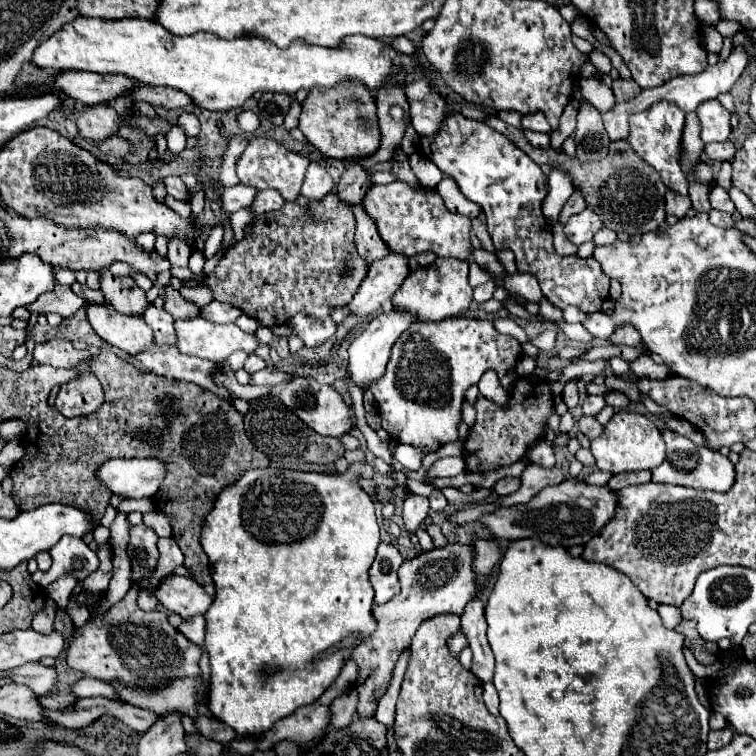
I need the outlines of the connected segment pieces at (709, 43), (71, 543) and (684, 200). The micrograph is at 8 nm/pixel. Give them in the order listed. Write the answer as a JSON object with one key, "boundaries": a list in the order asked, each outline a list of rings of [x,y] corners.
{"boundaries":[[[[705,26],[703,28],[703,46],[705,46],[705,50],[719,54],[723,48],[723,36],[713,26]]],[[[63,536],[49,552],[53,558],[53,566],[47,572],[33,574],[33,580],[43,588],[47,588],[53,580],[63,578],[65,574],[83,580],[91,572],[95,572],[95,568],[99,568],[97,552],[93,552],[81,538]]],[[[667,192],[665,200],[667,200],[667,204],[665,204],[667,214],[673,214],[677,218],[683,218],[687,214],[687,210],[691,208],[691,200],[687,196],[679,196],[675,192]]]]}

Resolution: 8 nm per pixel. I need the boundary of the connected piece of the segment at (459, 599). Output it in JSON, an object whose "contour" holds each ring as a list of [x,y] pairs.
{"contour":[[[455,542],[445,548],[435,548],[411,560],[405,560],[399,568],[399,580],[401,592],[395,596],[395,600],[373,608],[373,616],[377,618],[377,630],[351,652],[351,658],[359,664],[359,678],[355,684],[359,690],[357,714],[363,716],[373,716],[377,708],[375,696],[381,696],[387,690],[391,670],[401,650],[409,646],[419,624],[445,612],[461,614],[465,604],[479,594],[477,572],[473,570],[473,544]]]}

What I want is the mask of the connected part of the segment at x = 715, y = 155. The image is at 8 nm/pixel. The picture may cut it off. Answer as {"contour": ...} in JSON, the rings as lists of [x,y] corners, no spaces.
{"contour":[[[731,140],[705,144],[705,154],[707,154],[709,158],[713,158],[713,160],[719,160],[719,162],[723,162],[723,160],[731,162],[731,160],[735,158],[735,152],[737,152],[737,148],[735,148],[735,144],[733,144]]]}

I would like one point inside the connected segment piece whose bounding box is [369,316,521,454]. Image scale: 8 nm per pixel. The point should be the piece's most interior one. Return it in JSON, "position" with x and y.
{"position":[419,397]}

